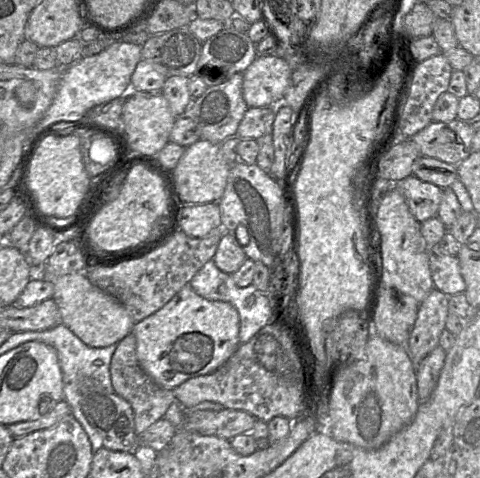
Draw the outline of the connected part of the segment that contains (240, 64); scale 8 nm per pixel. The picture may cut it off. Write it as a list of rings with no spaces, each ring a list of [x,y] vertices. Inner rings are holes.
[[[225,24],[224,29],[203,43],[195,74],[200,76],[208,87],[218,85],[235,73],[243,73],[256,57],[256,44],[252,42],[249,35]]]

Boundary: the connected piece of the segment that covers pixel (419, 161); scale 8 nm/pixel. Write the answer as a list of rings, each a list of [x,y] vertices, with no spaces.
[[[419,156],[414,161],[412,174],[442,189],[450,188],[458,179],[457,166],[427,156]]]

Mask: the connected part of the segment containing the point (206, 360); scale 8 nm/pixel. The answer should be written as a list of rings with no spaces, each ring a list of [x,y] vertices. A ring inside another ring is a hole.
[[[187,283],[161,309],[136,322],[132,332],[137,340],[137,359],[142,368],[159,385],[174,389],[190,378],[209,374],[222,366],[240,344],[239,327],[239,313],[232,304],[207,300]]]

